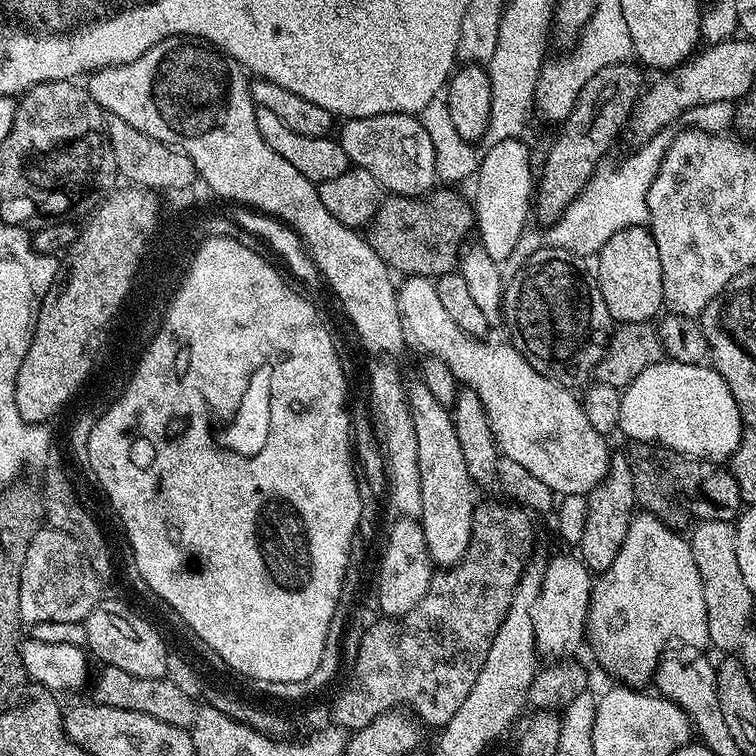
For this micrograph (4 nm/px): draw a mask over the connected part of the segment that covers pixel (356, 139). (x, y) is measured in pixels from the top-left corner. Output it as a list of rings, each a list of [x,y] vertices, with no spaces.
[[[413,113],[374,114],[345,119],[338,133],[342,150],[357,168],[370,170],[381,189],[393,196],[423,198],[437,187],[436,151],[426,126]]]

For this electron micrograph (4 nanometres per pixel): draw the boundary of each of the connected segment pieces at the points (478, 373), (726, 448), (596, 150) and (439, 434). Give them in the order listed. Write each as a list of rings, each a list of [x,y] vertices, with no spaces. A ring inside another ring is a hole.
[[[405,276],[399,281],[396,297],[400,318],[404,321],[404,330],[409,341],[412,340],[421,348],[421,353],[442,358],[446,366],[456,375],[457,381],[463,387],[474,390],[482,400],[486,410],[486,418],[490,418],[490,430],[496,439],[496,447],[502,453],[503,459],[518,462],[525,470],[530,470],[534,478],[542,478],[546,486],[555,489],[558,482],[565,480],[569,489],[581,494],[587,494],[601,487],[600,479],[610,469],[610,447],[605,437],[586,419],[586,410],[578,399],[575,391],[569,390],[563,384],[546,378],[511,343],[487,344],[484,338],[466,334],[450,319],[449,312],[442,307],[438,298],[435,283],[426,276]]]
[[[663,359],[654,366],[646,366],[634,382],[620,394],[620,409],[618,410],[620,426],[619,435],[629,436],[632,440],[641,440],[644,446],[659,446],[690,456],[694,460],[727,461],[740,445],[740,436],[744,425],[740,422],[738,402],[734,402],[734,394],[730,394],[730,386],[716,373],[715,368],[704,364],[683,364],[677,360]]]
[[[632,62],[606,66],[606,70],[598,70],[598,74],[594,74],[594,78],[590,78],[590,82],[582,86],[570,114],[559,125],[560,133],[557,134],[556,141],[549,146],[548,153],[544,156],[544,165],[541,168],[539,165],[538,168],[538,181],[534,186],[534,212],[536,216],[540,215],[544,222],[559,220],[563,212],[568,209],[568,205],[580,196],[580,191],[596,175],[601,167],[600,159],[611,150],[612,143],[619,138],[620,132],[622,136],[628,123],[628,117],[632,115],[632,107],[636,105],[642,91],[639,70],[641,71]]]
[[[409,383],[407,390],[408,405],[414,422],[414,438],[418,438],[418,474],[422,478],[422,510],[418,519],[433,565],[451,566],[464,557],[468,543],[472,541],[472,512],[478,503],[477,497],[472,497],[474,481],[466,466],[466,458],[462,458],[462,445],[458,443],[451,411],[445,404],[434,399],[430,395],[430,390],[426,390],[422,383]]]

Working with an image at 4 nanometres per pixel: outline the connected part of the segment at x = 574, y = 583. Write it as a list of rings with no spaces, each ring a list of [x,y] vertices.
[[[579,555],[556,556],[544,565],[542,590],[534,608],[534,638],[541,657],[568,658],[586,636],[588,603],[592,597],[593,573],[589,572]]]

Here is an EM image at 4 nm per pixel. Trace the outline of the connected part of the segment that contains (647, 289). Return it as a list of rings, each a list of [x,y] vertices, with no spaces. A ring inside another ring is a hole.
[[[645,225],[618,230],[595,257],[594,275],[602,290],[602,302],[606,302],[606,310],[610,310],[617,325],[646,324],[661,315],[664,308],[662,262],[658,259],[658,246],[654,246],[654,238]]]

